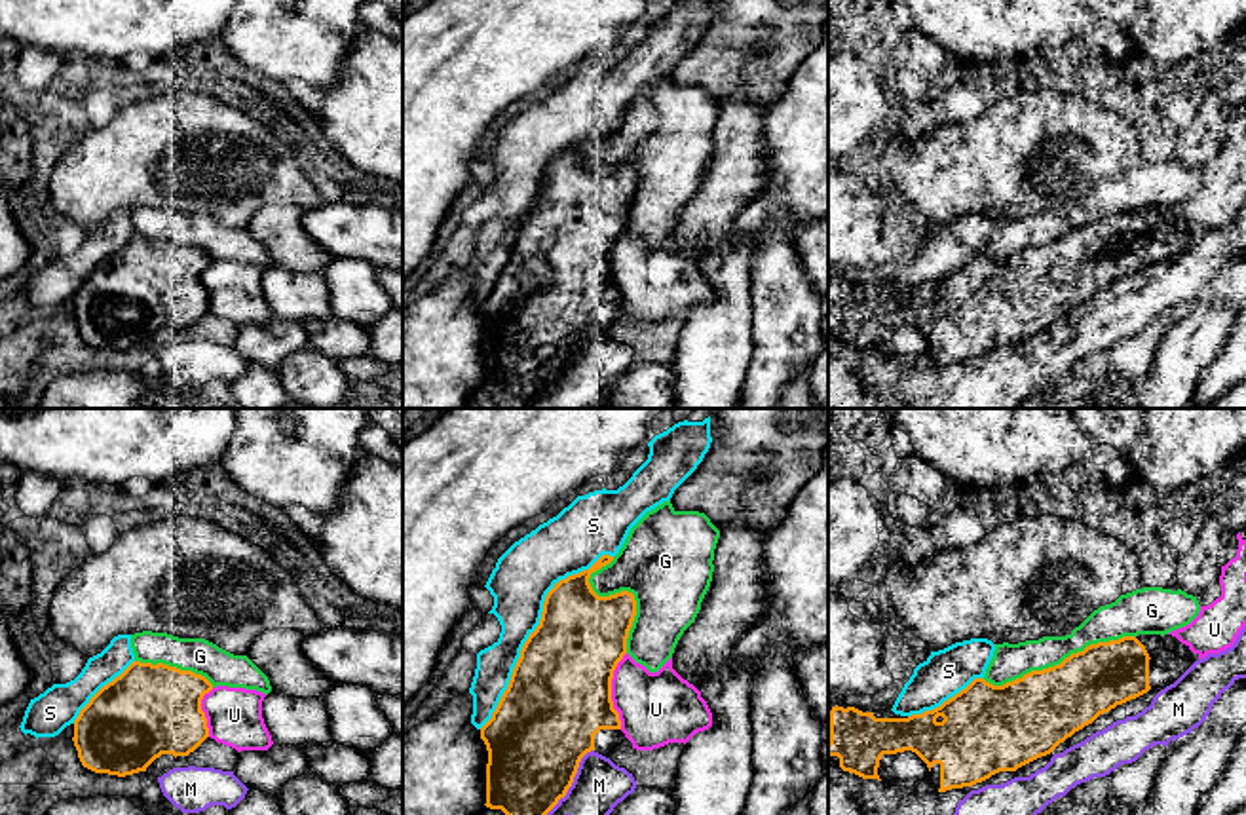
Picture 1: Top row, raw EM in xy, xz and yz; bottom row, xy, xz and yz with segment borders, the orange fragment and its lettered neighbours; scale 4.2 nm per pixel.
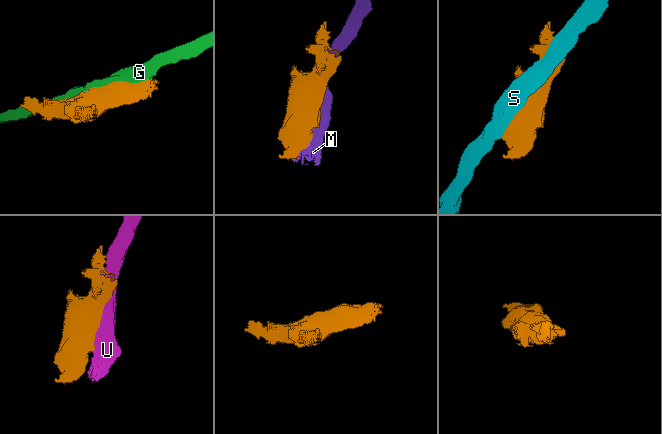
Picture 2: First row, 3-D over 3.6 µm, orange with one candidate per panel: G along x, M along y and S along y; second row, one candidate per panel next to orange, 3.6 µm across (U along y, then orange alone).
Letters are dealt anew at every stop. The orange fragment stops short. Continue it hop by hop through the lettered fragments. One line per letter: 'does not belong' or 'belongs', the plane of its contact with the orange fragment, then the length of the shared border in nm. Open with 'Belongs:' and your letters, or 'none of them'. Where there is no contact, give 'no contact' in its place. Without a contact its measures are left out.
Belongs: none of them
G: does not belong; contact in yz; length 650 nm
M: does not belong; contact in xz; length 440 nm
S: does not belong; contact in xz; length 900 nm
U: does not belong; contact in xz; length 320 nm

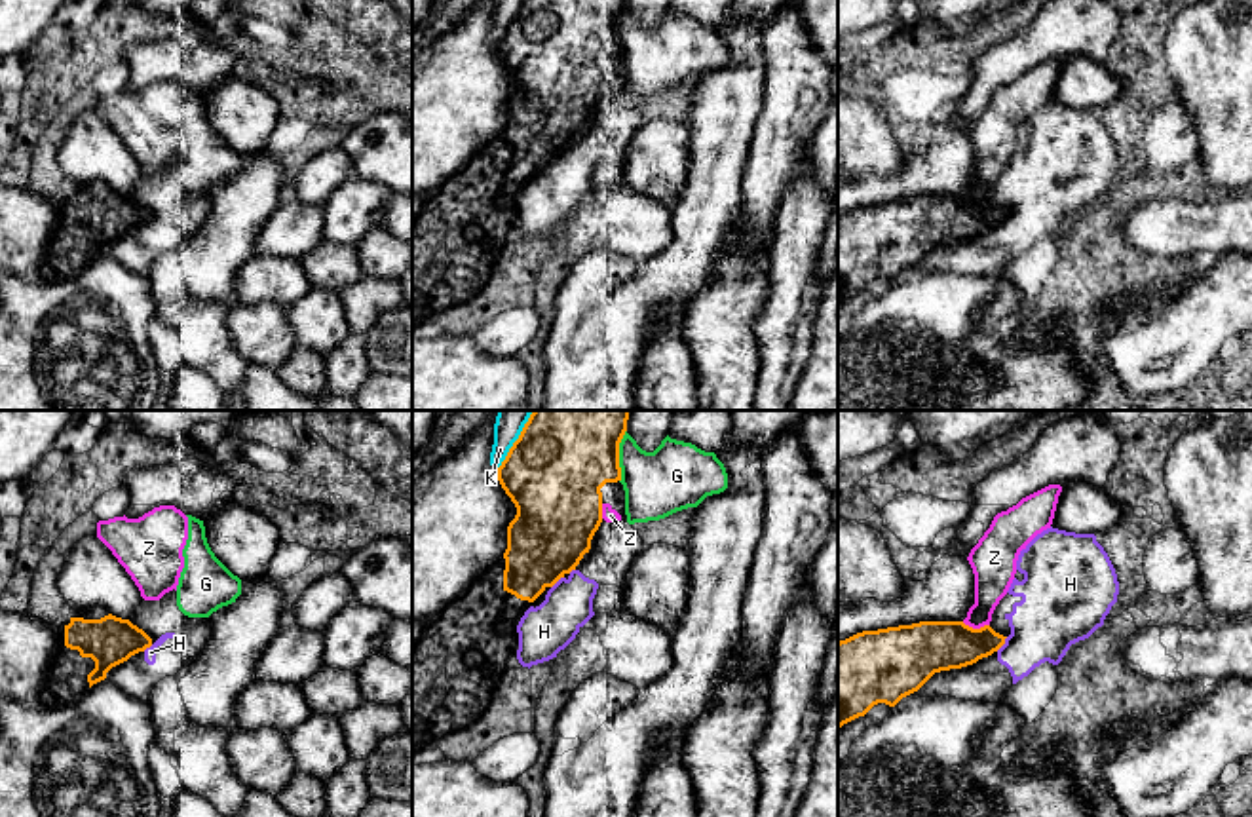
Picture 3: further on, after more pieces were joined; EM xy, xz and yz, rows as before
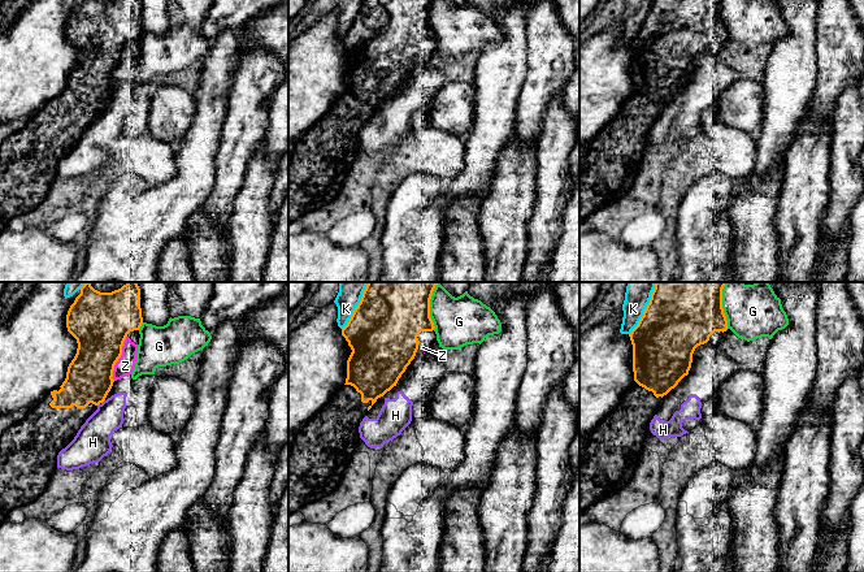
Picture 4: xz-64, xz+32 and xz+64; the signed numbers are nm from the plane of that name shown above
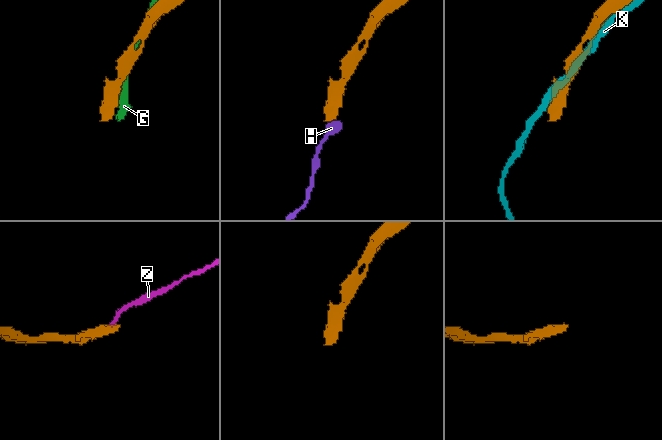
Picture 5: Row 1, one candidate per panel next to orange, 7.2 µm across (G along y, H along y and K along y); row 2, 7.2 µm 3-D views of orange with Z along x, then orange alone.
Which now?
Belongs: none of them
G: does not belong; contact in xz; length 220 nm
H: does not belong; contact in yz; length 80 nm
K: does not belong; contact in xz; length 220 nm
Z: does not belong; contact in yz; length 120 nm

